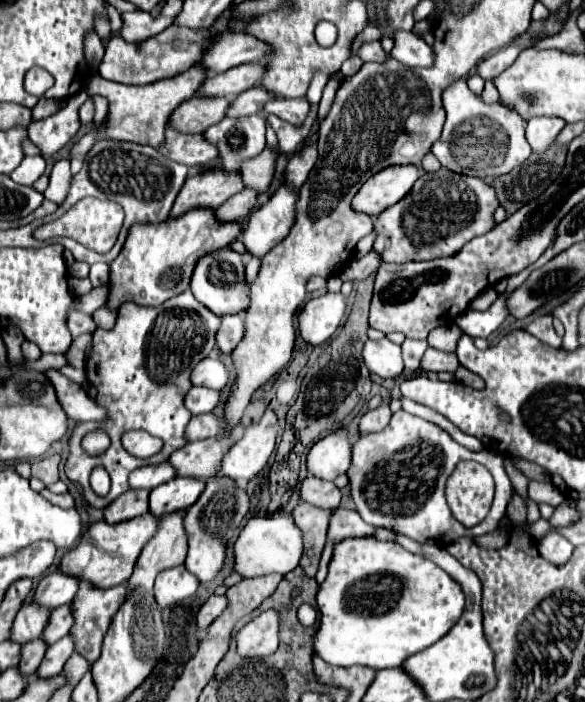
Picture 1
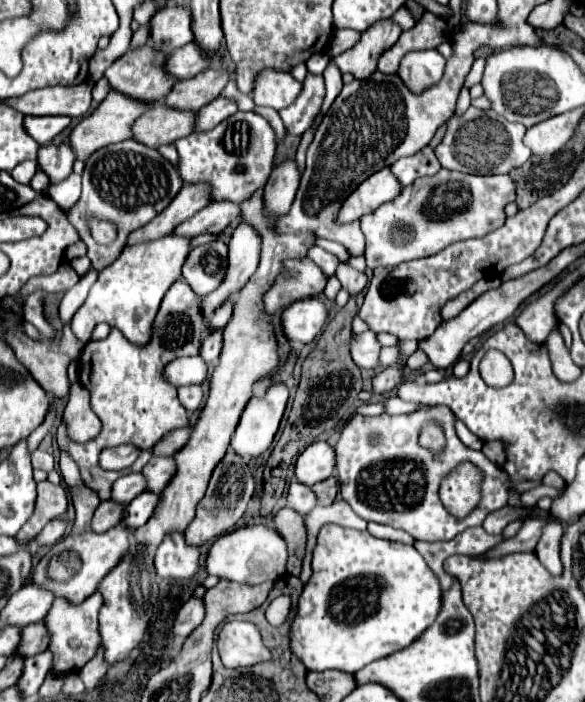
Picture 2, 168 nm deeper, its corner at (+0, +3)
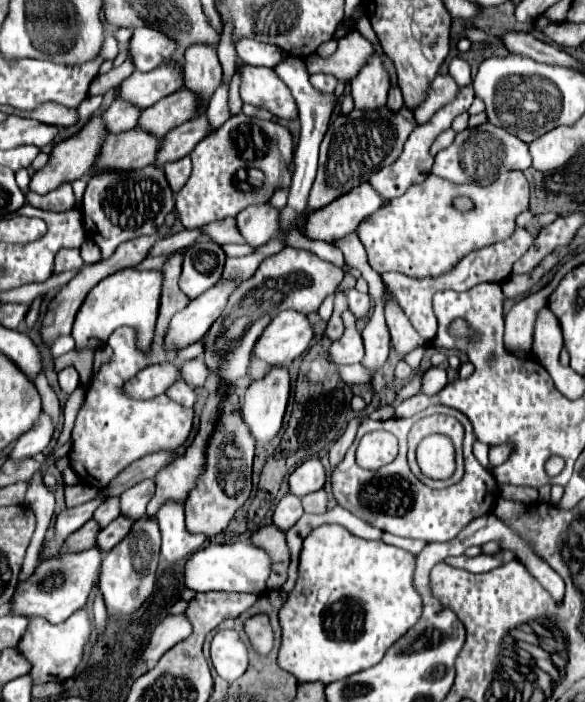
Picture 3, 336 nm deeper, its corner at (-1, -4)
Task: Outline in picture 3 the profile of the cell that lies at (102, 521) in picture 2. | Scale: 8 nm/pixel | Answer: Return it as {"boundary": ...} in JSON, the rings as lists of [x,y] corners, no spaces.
{"boundary":[[[90,519],[88,523],[84,523],[84,527],[80,527],[74,535],[70,535],[66,539],[66,549],[68,551],[84,551],[96,545],[96,537],[100,533],[100,525],[96,519]]]}

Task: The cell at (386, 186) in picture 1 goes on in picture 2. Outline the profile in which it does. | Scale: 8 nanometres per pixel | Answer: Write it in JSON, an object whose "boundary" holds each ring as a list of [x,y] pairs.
{"boundary":[[[383,168],[381,172],[375,172],[365,182],[361,182],[349,198],[345,198],[341,212],[337,212],[337,222],[347,224],[359,220],[363,214],[373,212],[383,202],[389,202],[401,192],[401,186],[397,178],[391,174],[389,168]]]}

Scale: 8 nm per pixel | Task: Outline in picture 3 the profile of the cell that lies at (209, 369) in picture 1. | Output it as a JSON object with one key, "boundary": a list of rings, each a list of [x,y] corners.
{"boundary":[[[174,363],[150,365],[130,379],[130,383],[126,383],[126,393],[134,399],[152,399],[166,393],[166,389],[180,379],[180,371]]]}

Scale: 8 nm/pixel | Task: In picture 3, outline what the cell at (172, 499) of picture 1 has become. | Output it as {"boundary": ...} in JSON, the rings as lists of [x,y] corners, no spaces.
{"boundary":[[[120,515],[118,519],[114,519],[108,527],[104,527],[98,535],[98,547],[102,547],[102,551],[110,551],[114,545],[118,545],[130,531],[132,531],[134,519]]]}

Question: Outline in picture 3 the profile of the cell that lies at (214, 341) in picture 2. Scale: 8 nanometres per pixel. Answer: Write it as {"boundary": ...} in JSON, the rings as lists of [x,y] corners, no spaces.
{"boundary":[[[192,359],[192,361],[186,361],[182,367],[182,379],[192,385],[192,387],[202,387],[204,381],[208,379],[210,375],[210,367],[204,363],[204,359]]]}

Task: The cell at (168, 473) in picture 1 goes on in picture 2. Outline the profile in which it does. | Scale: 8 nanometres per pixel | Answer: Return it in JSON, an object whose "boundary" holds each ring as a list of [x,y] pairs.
{"boundary":[[[133,472],[127,476],[121,476],[111,490],[111,500],[115,504],[127,506],[135,496],[139,496],[145,490],[145,478],[141,476],[141,472]]]}

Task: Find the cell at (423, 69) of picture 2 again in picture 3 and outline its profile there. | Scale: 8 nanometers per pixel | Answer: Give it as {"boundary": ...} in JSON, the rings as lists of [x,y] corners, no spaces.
{"boundary":[[[438,73],[426,91],[426,99],[414,109],[418,125],[426,123],[426,119],[430,119],[430,115],[434,115],[438,107],[444,107],[450,99],[454,99],[456,93],[458,93],[458,85],[454,83],[454,79],[450,75]]]}

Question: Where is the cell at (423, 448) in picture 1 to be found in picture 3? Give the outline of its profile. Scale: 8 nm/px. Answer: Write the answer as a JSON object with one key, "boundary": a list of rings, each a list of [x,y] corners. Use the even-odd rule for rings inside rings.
{"boundary":[[[434,405],[428,407],[424,411],[420,411],[414,417],[408,419],[388,419],[388,421],[372,421],[368,417],[362,417],[360,429],[358,429],[358,437],[354,441],[354,445],[346,451],[344,459],[336,465],[336,469],[332,471],[332,493],[338,501],[338,505],[344,507],[344,497],[348,501],[348,511],[354,513],[356,517],[360,517],[362,521],[388,531],[392,535],[400,535],[400,537],[410,537],[410,539],[422,539],[426,543],[430,541],[438,541],[438,543],[446,543],[452,541],[468,523],[472,523],[474,519],[486,515],[490,511],[490,507],[494,507],[496,499],[500,497],[500,489],[498,483],[492,475],[492,471],[488,471],[486,467],[482,467],[476,457],[472,455],[472,443],[474,443],[474,433],[470,427],[470,421],[460,413],[454,411],[450,407],[444,405]],[[432,413],[444,413],[444,415],[452,415],[456,417],[462,427],[464,427],[464,477],[460,479],[460,483],[448,487],[448,489],[430,489],[424,483],[420,483],[416,479],[416,475],[410,471],[408,461],[406,461],[406,437],[410,427]],[[376,429],[384,429],[390,431],[398,437],[400,441],[400,453],[398,457],[392,461],[392,465],[384,465],[376,471],[366,471],[362,467],[358,467],[356,459],[354,459],[354,451],[356,451],[356,443],[360,441],[360,437],[366,431],[376,431]]]}

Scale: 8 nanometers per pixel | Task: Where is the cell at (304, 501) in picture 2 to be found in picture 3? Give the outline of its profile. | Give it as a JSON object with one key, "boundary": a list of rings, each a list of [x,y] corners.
{"boundary":[[[288,493],[280,499],[280,503],[276,505],[276,511],[272,515],[272,521],[282,529],[282,531],[288,531],[300,517],[302,517],[302,499]]]}

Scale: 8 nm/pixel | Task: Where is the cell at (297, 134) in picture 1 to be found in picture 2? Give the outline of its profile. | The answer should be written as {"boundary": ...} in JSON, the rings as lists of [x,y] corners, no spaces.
{"boundary":[[[309,72],[301,88],[301,98],[297,96],[297,99],[288,108],[279,112],[285,128],[291,134],[301,136],[313,124],[315,116],[321,110],[321,100],[325,98],[325,93],[323,76]]]}

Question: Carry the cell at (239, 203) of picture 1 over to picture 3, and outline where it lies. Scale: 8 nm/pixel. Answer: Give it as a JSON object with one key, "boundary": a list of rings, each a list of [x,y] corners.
{"boundary":[[[196,227],[196,229],[184,229],[180,233],[174,233],[174,235],[168,235],[164,239],[160,239],[150,255],[164,255],[164,253],[174,253],[174,251],[180,251],[180,249],[186,249],[190,247],[192,243],[196,243],[196,239],[202,235],[202,229]]]}

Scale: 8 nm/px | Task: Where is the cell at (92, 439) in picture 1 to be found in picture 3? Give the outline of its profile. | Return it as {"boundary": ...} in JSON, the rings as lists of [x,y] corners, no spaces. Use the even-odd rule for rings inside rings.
{"boundary":[[[98,547],[78,551],[78,553],[62,553],[60,557],[52,557],[52,559],[42,561],[36,567],[34,575],[26,583],[18,585],[18,591],[14,593],[14,599],[12,599],[12,603],[14,603],[12,613],[30,615],[30,617],[44,617],[50,623],[66,621],[74,611],[82,609],[84,603],[88,601],[88,595],[98,581],[100,561],[102,561],[102,551]],[[52,575],[60,575],[60,579],[50,581]]]}

